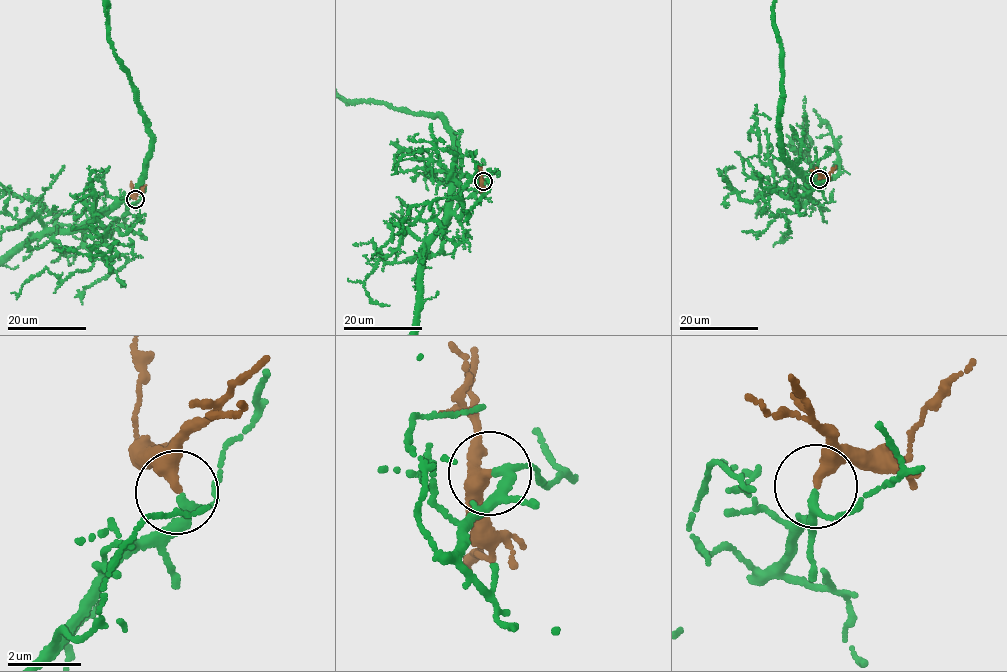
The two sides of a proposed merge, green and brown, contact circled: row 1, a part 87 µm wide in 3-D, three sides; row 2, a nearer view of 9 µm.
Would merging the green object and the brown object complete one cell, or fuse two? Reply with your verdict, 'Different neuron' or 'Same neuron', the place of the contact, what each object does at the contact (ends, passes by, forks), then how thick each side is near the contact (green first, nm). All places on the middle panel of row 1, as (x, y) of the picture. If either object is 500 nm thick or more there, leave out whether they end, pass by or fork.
Same neuron. Place: (483, 181). At the ring green passes by. At the ring brown passes by. Thickness 190 nm (green) against 240 nm

